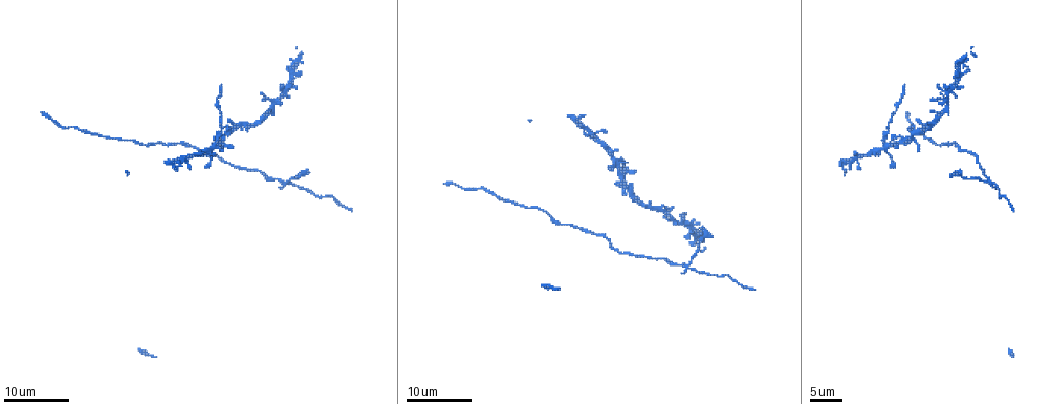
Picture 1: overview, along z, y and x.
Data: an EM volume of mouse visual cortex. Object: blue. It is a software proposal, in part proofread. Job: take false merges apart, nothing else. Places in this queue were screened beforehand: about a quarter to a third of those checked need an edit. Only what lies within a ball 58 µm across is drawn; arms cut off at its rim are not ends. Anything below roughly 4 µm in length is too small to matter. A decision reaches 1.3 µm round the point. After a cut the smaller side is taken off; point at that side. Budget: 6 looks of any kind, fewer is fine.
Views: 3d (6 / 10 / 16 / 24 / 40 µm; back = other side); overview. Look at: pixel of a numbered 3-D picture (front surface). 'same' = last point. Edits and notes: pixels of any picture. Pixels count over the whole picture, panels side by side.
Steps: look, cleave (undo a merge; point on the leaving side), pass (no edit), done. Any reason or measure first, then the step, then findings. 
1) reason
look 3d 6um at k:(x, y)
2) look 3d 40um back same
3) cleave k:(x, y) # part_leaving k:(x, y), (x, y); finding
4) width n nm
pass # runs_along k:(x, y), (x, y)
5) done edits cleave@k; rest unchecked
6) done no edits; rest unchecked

branch point
look 3d 24um at 1:(627, 185)

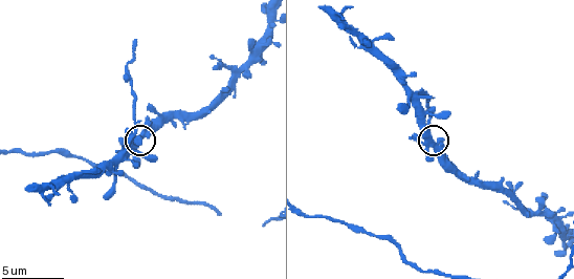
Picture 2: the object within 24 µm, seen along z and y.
look 3d 10um at 2:(432, 144)

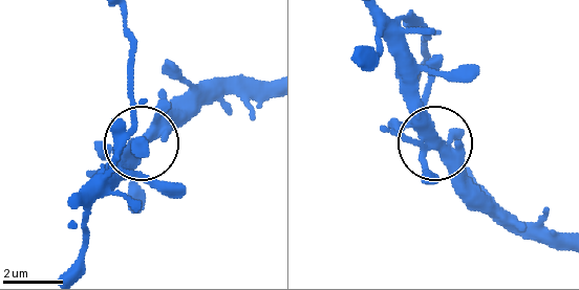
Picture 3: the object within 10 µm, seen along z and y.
arms 3
pass # all the same cell

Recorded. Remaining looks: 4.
four arms meet
look 3d 16um at 1:(686, 267)

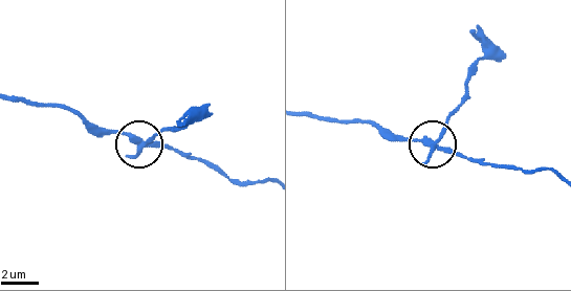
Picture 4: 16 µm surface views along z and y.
look 3d 6um at 4:(141, 148)

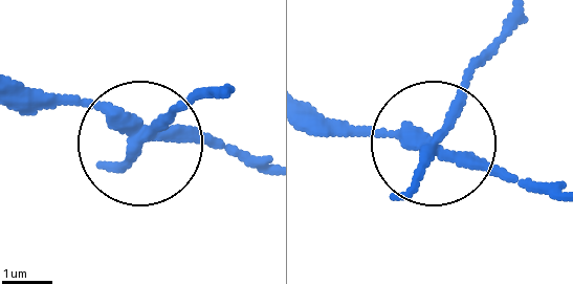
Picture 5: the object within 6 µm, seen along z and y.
width 240 nm
cleave 5:(172, 108) # part_leaving 5:(135, 136), (215, 99); a second cell is stuck on

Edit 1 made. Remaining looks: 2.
done edits cleave@5; rest unchecked

